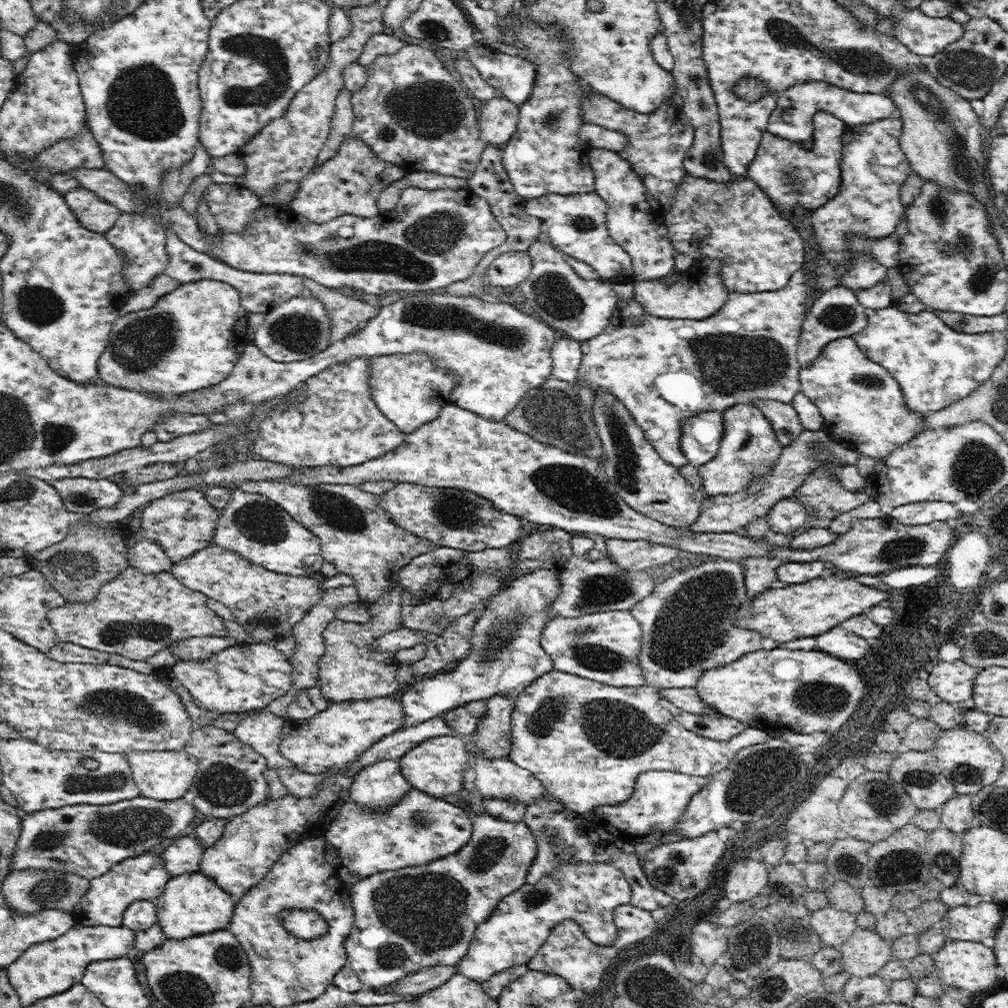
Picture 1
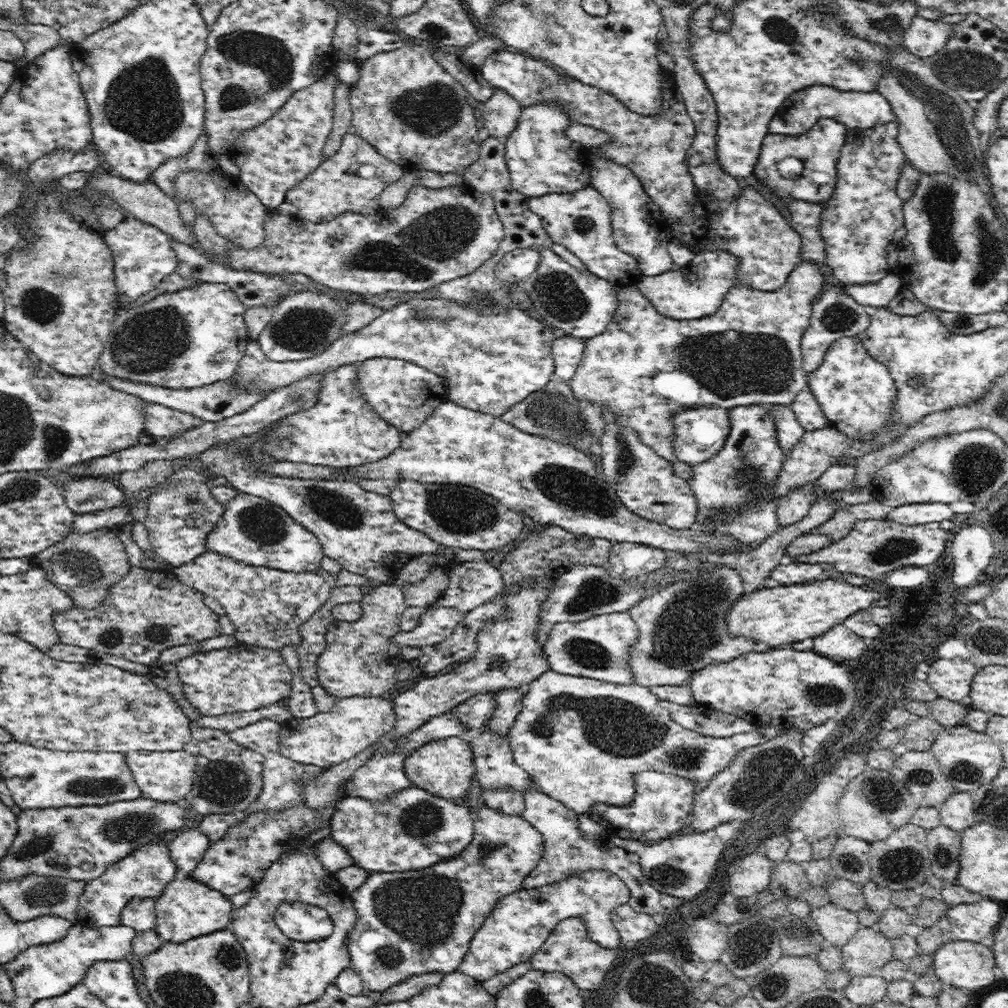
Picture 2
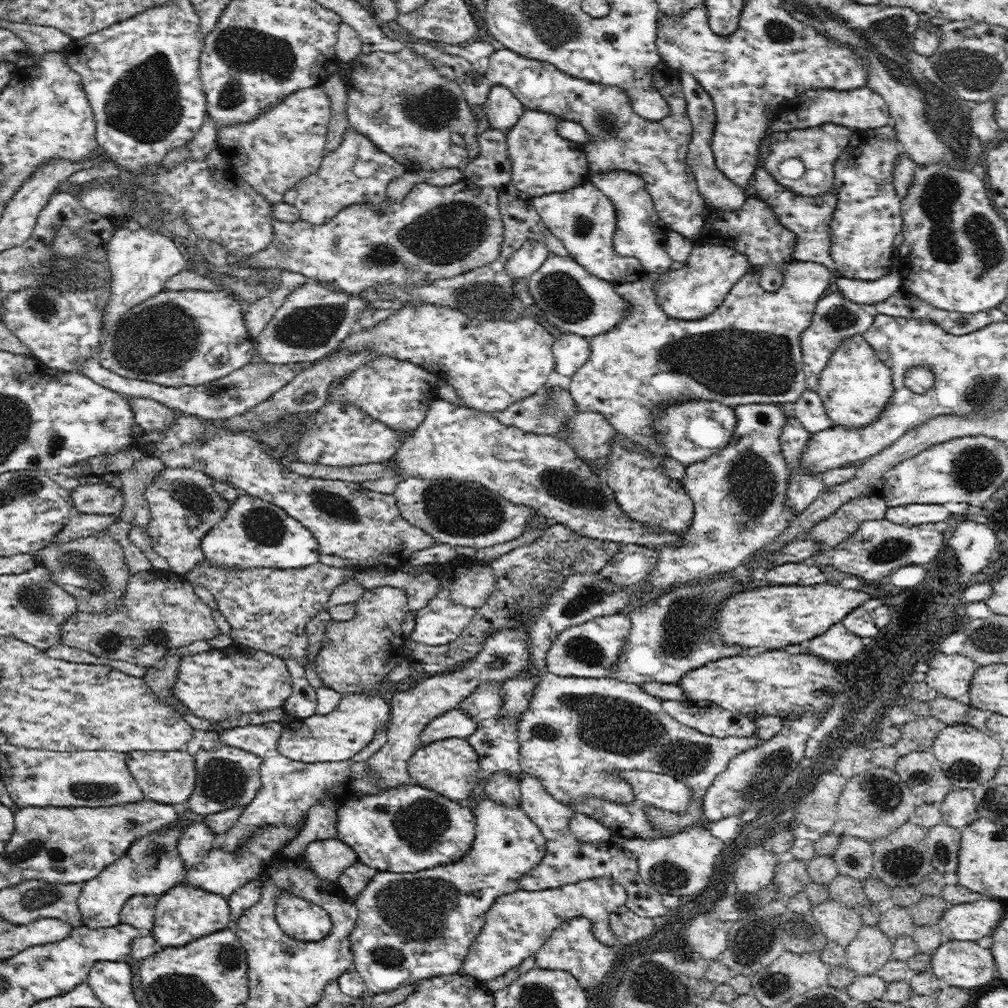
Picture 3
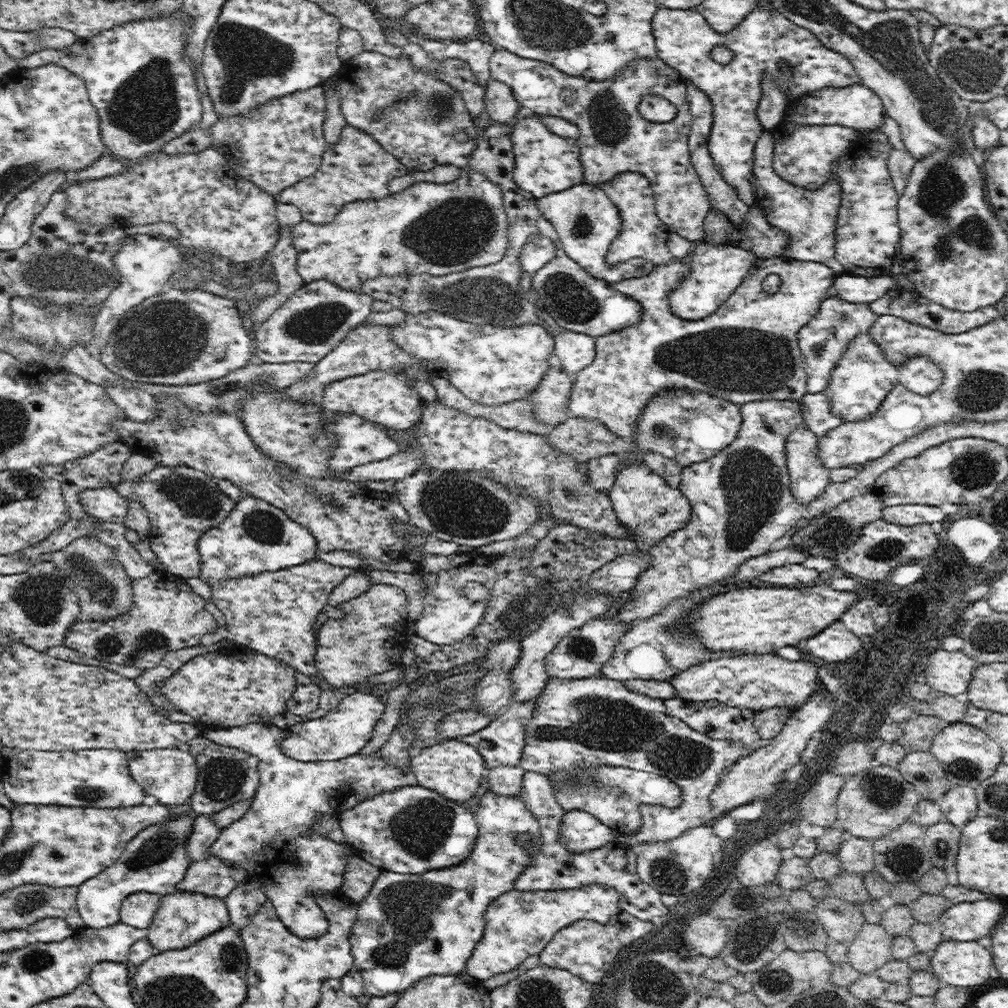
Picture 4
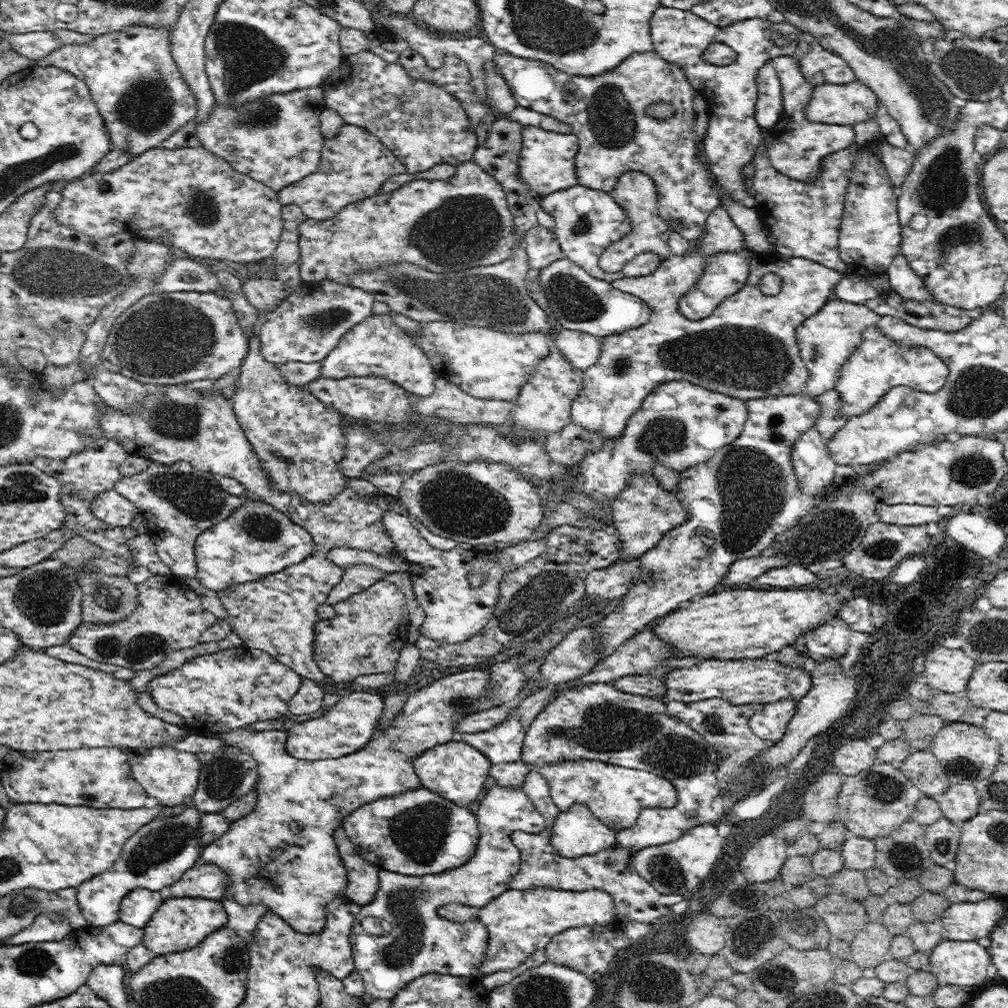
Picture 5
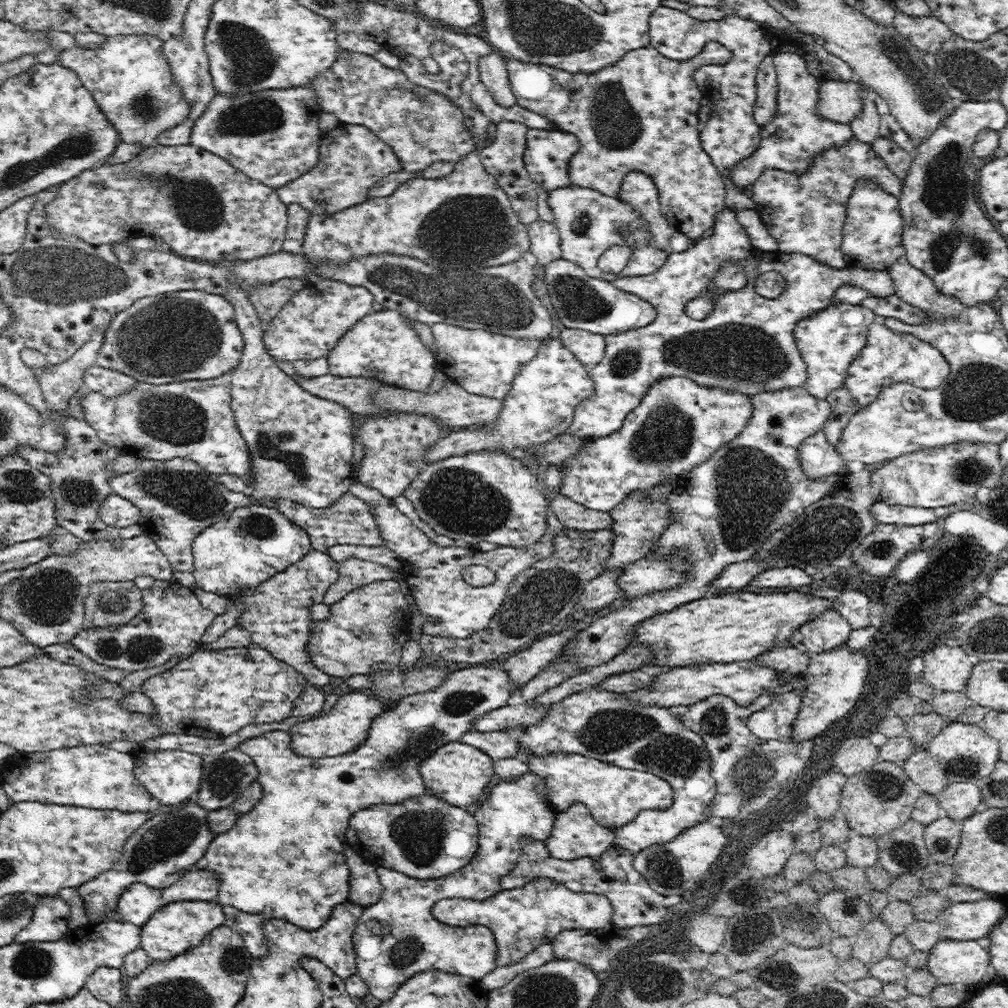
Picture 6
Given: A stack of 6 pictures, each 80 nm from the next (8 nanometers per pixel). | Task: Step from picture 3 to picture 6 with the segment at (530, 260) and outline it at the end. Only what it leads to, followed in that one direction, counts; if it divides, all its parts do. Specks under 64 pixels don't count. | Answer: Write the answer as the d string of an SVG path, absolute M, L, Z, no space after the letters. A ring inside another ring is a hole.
M539 218L527 226L527 231L530 252L536 256L538 265L546 266L561 257L560 235L554 223Z

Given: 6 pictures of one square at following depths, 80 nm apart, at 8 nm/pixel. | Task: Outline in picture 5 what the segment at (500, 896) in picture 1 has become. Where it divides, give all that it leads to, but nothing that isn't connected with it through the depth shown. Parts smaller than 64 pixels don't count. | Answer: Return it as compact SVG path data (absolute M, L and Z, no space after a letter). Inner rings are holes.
M494 785L488 790L475 813L479 829L476 852L462 866L443 873L424 874L424 876L408 876L379 869L378 890L374 894L375 898L368 905L360 908L360 912L355 916L349 938L352 943L355 970L363 978L366 993L371 994L375 999L393 1000L396 994L415 978L423 977L424 974L428 973L451 974L452 976L474 975L478 977L478 968L480 968L482 958L484 958L486 948L488 948L488 929L477 918L466 920L466 922L446 920L439 915L438 910L448 904L480 908L509 889L508 881L518 872L521 863L521 854L519 848L511 839L512 834L516 831L539 834L547 826L544 823L546 819L532 805L530 798L522 787L510 788ZM368 916L380 918L388 929L388 933L375 936L364 931L360 922Z

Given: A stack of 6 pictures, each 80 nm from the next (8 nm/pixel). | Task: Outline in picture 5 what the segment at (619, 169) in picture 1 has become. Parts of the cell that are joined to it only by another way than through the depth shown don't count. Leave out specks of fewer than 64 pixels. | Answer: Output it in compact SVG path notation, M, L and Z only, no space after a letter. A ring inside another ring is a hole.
M628 171L622 174L610 192L612 198L620 207L626 209L630 223L632 223L632 232L613 242L601 254L598 264L604 273L620 272L624 265L643 252L652 252L664 260L671 255L669 236L671 228L668 223L659 215L657 203L657 190L652 178L640 171Z

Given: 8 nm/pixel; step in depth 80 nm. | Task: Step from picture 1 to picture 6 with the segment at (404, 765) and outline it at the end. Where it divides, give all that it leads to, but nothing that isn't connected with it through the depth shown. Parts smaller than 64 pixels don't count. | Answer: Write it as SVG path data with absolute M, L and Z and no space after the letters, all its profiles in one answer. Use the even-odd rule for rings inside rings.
M460 740L448 742L420 762L419 774L424 785L434 797L452 806L466 809L484 794L490 778L494 776L493 760L483 750Z

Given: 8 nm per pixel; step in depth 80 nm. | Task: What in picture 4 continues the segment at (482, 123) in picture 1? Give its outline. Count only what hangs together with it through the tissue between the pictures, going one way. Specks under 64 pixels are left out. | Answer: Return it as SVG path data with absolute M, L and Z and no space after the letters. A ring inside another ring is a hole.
M488 79L485 105L492 123L510 123L516 120L521 104L515 99L512 90L502 82Z

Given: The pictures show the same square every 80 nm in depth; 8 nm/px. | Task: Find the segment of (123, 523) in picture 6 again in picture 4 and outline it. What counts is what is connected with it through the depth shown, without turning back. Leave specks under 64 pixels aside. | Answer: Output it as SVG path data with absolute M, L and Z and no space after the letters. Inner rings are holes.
M88 488L82 490L80 503L86 513L99 520L100 523L115 523L123 527L124 518L128 514L128 499L124 498L115 488Z

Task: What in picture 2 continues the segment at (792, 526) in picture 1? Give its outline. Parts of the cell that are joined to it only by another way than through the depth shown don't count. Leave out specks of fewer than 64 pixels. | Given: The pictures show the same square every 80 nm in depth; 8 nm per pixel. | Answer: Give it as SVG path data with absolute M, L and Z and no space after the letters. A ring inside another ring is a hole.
M807 482L782 495L776 502L776 515L778 515L776 520L780 523L780 528L790 526L796 521L800 522L815 502L816 493L814 493L813 482Z

